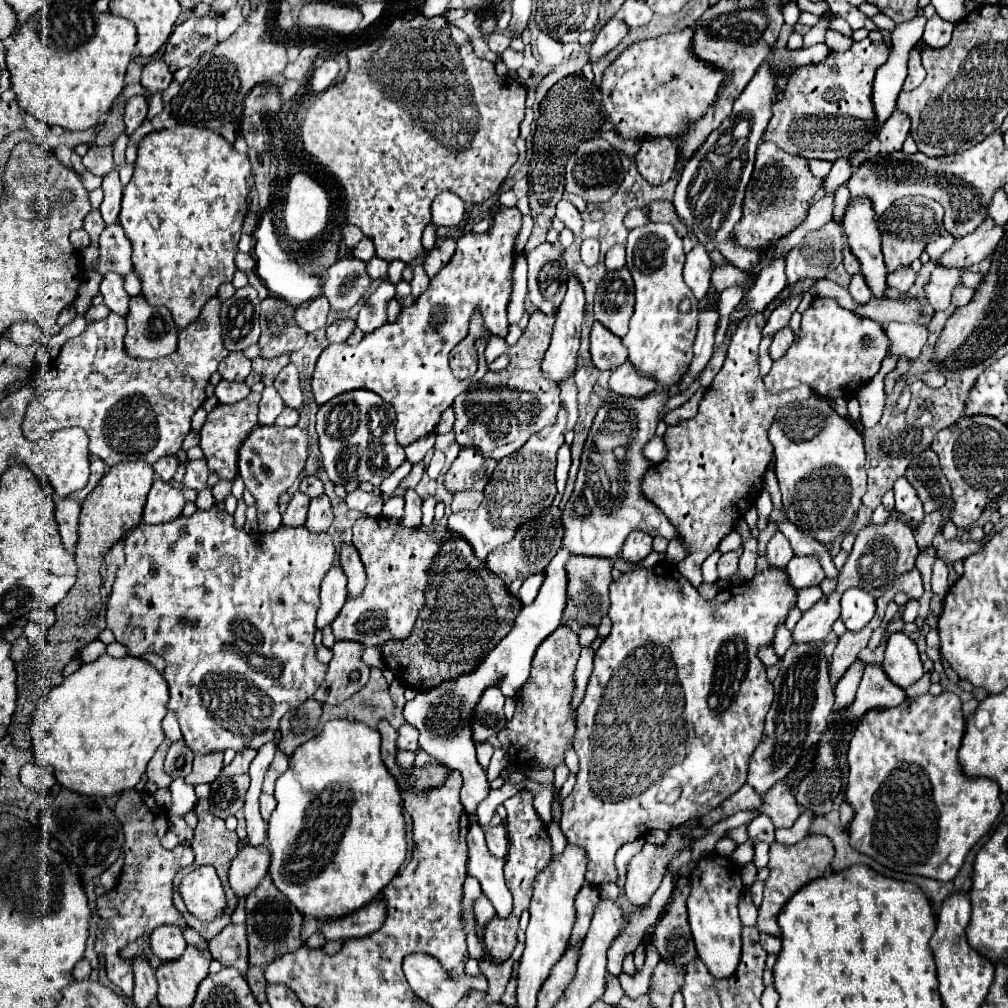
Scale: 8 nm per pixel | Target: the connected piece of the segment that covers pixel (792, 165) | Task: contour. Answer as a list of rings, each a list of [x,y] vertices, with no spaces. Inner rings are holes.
[[[761,141],[757,147],[757,161],[749,189],[745,193],[745,211],[741,225],[737,225],[735,241],[743,247],[761,247],[769,241],[785,237],[805,217],[813,195],[821,187],[821,179],[813,177],[803,157],[791,157],[771,141]]]

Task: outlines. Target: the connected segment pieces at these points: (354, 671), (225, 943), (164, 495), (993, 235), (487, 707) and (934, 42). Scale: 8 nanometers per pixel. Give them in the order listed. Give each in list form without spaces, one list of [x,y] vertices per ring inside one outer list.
[[[335,641],[325,681],[313,695],[317,701],[329,705],[343,703],[369,681],[369,667],[361,659],[363,649],[357,641]]]
[[[227,925],[217,937],[209,941],[209,951],[215,961],[225,967],[235,967],[239,973],[247,971],[247,935],[245,925]]]
[[[155,479],[153,487],[147,495],[147,503],[143,509],[145,523],[165,523],[173,517],[179,517],[187,501],[187,493],[175,489],[163,479]]]
[[[985,219],[973,233],[959,237],[953,249],[949,249],[949,253],[945,253],[945,257],[941,257],[939,263],[965,269],[989,257],[999,245],[1001,237],[1003,237],[1003,227],[997,225],[993,219]]]
[[[497,687],[485,689],[475,713],[473,713],[473,739],[477,743],[487,741],[491,735],[497,735],[505,729],[507,717],[503,713],[505,695]]]
[[[933,15],[925,25],[923,41],[929,47],[945,47],[951,41],[951,31],[953,31],[953,23],[951,21],[945,21],[939,15]]]

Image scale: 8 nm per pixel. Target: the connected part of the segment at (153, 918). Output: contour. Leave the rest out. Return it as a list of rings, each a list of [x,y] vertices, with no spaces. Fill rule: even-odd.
[[[125,791],[115,807],[117,819],[123,823],[125,831],[125,865],[119,883],[113,891],[97,899],[97,913],[109,919],[109,929],[101,933],[95,941],[95,949],[105,957],[107,977],[127,995],[133,995],[133,971],[129,963],[120,957],[121,950],[141,935],[151,933],[155,927],[171,923],[185,929],[185,919],[173,905],[173,879],[179,869],[193,863],[195,855],[191,847],[175,847],[171,851],[161,847],[161,837],[167,831],[165,809],[157,805],[153,795],[143,791]],[[104,942],[104,949],[103,949]]]

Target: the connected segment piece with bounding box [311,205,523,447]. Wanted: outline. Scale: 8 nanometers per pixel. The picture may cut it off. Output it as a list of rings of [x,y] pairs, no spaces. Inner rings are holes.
[[[495,207],[491,213],[491,227],[481,233],[481,235],[473,235],[473,233],[465,233],[459,241],[457,241],[457,251],[451,257],[451,261],[431,279],[429,289],[419,295],[419,299],[411,305],[411,307],[403,307],[399,319],[395,323],[387,323],[385,327],[375,329],[373,333],[365,335],[361,339],[361,343],[357,345],[329,345],[325,347],[325,351],[319,355],[317,365],[315,365],[315,373],[311,379],[311,391],[313,391],[313,399],[317,405],[327,403],[329,399],[333,399],[339,393],[351,391],[351,389],[369,389],[377,395],[381,395],[387,403],[393,405],[397,419],[395,419],[395,433],[397,433],[397,441],[399,445],[409,445],[411,441],[417,441],[429,433],[435,431],[441,413],[453,405],[453,399],[457,395],[461,395],[471,383],[477,383],[479,379],[483,379],[483,375],[487,373],[487,363],[483,357],[485,351],[485,341],[477,341],[477,355],[479,355],[479,367],[475,371],[475,375],[467,381],[459,381],[451,375],[449,369],[449,353],[451,349],[467,337],[467,329],[469,329],[469,317],[473,313],[475,307],[481,309],[483,319],[485,319],[485,327],[499,337],[505,337],[509,331],[509,321],[507,321],[507,305],[509,305],[509,297],[513,291],[513,265],[515,265],[515,239],[517,233],[521,229],[521,211],[517,207]]]

